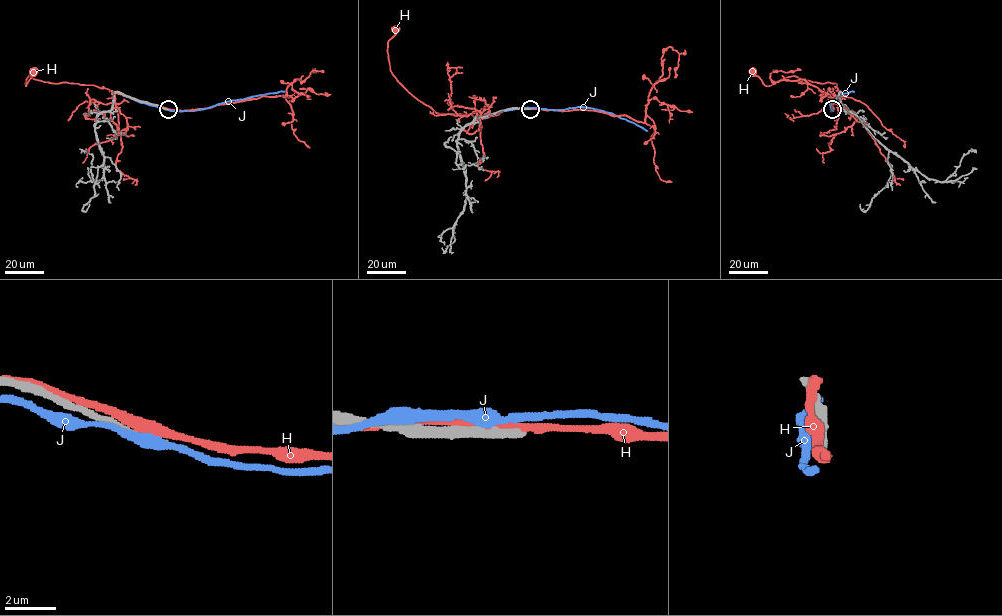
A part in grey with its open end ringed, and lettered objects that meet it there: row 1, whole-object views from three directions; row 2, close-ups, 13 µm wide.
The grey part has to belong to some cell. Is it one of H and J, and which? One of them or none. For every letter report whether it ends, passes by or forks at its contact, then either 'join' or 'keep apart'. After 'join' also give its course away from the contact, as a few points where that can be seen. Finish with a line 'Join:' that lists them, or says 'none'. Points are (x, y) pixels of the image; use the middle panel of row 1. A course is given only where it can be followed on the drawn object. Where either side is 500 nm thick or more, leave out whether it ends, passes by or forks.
H: it passes by | keep apart
J: it passes by | keep apart
Join: none

